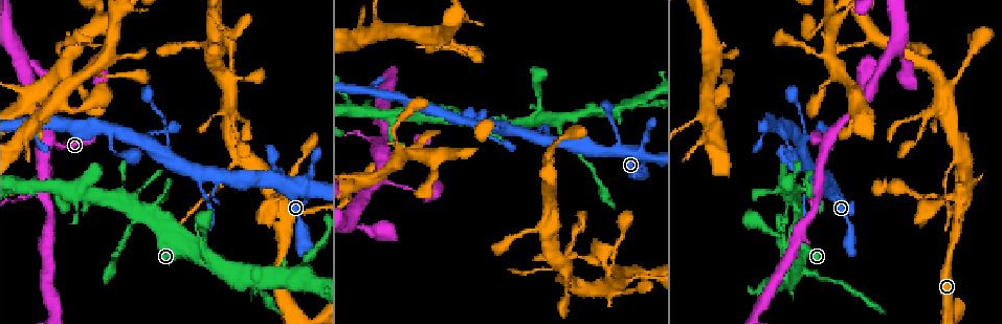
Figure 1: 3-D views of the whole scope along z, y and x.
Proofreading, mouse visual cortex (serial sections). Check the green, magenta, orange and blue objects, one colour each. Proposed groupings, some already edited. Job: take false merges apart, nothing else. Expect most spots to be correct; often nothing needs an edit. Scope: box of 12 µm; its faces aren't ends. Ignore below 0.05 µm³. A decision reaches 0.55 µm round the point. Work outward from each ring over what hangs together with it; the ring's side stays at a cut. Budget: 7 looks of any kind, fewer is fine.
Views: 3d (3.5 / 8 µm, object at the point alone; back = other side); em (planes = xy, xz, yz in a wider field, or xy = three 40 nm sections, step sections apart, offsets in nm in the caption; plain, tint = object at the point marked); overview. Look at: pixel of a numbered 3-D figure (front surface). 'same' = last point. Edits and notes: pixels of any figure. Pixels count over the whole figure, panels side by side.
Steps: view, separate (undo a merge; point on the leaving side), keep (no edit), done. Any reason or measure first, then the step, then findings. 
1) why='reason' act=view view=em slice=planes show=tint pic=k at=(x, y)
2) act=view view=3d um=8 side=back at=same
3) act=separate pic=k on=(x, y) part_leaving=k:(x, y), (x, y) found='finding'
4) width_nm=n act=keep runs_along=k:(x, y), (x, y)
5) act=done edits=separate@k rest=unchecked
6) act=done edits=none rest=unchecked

why='small branch off a trunk' act=view view=3d um=3.5 pic=1 at=(379, 183)

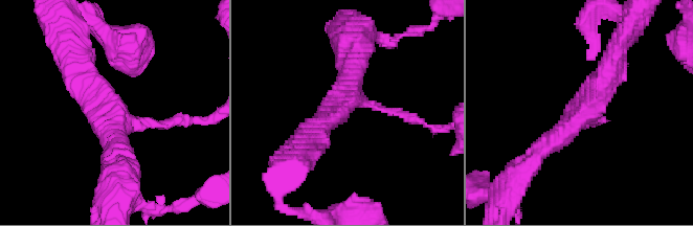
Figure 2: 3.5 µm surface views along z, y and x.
arms=3 arm_widths_nm=100,300,350 why='need the tissue' act=view view=em slice=xy step=5 show=tint pic=2 at=(111, 121)

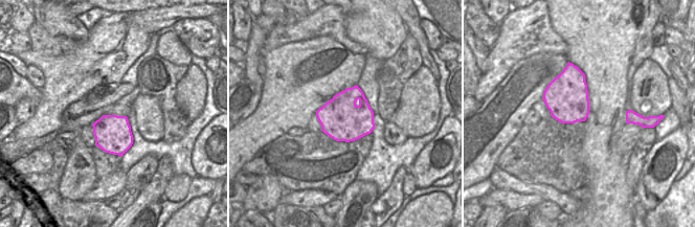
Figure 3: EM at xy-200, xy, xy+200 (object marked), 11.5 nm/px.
act=keep runs_along=2:(521, 171), (583, 113), (609, 74) found='all the same cell'

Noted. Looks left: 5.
act=view view=3d um=3.5 pic=1 at=(817, 190)

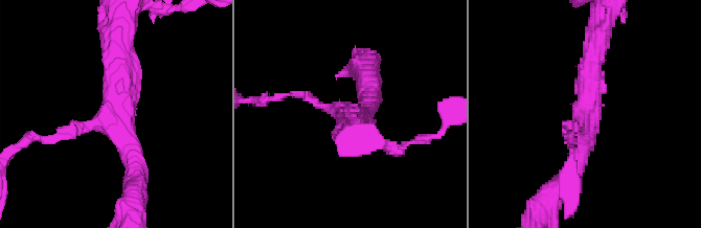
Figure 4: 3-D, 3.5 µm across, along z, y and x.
arms=3 arm_widths_nm=150,300,350 why='now the EM' act=view view=em slice=xy step=3 show=tint pic=4 at=(118, 112)

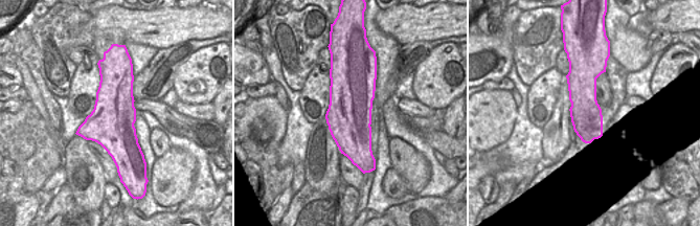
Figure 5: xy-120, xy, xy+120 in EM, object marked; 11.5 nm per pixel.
why='cut it another way' act=view view=em slice=xy step=2 show=tint at=same

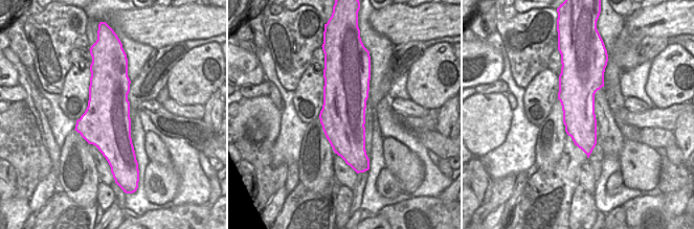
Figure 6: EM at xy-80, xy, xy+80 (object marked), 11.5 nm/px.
act=keep runs_along=4:(597, 41), (587, 134), (568, 176) found='one cell here'

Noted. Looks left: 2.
why='two arms in line, one across' act=view view=3d um=3.5 pic=1 at=(242, 160)

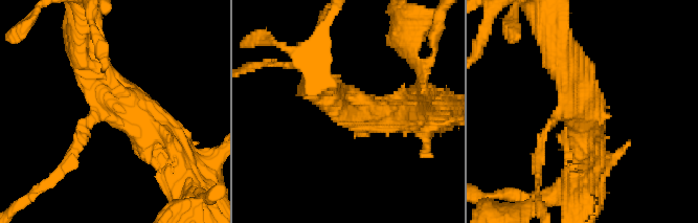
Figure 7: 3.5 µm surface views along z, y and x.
arms=3 arm_widths_nm=150,450,450 act=view view=em slice=planes show=tint pic=7 at=(113, 115)

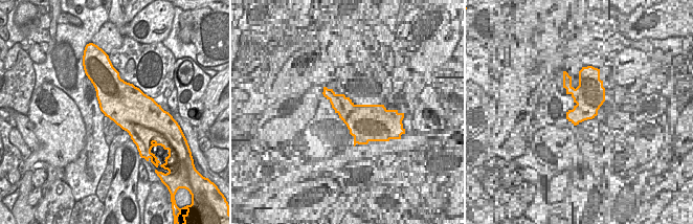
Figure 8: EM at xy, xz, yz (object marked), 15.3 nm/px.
width_nm=650 act=keep runs_along=7:(178, 152), (119, 97), (84, 52) found='all the same cell'

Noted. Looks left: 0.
act=done edits=none rest=unchecked

